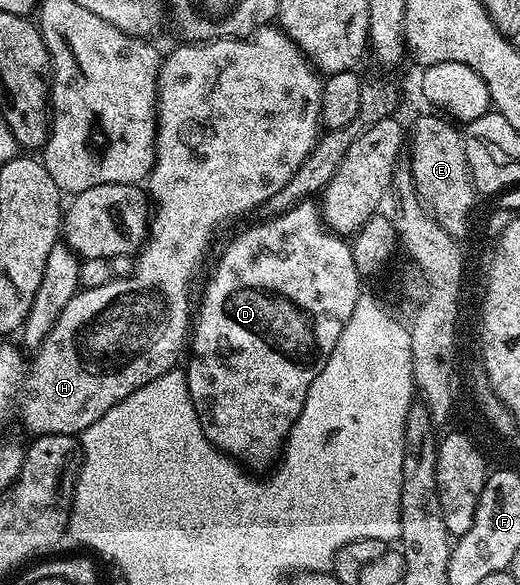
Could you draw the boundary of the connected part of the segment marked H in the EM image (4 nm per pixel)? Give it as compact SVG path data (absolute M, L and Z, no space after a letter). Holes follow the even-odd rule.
M260 27L255 30L254 33L249 37L220 37L218 39L212 39L210 41L200 41L196 40L195 45L179 45L171 54L164 56L162 58L160 67L159 67L159 92L157 94L157 112L155 114L155 161L151 164L151 171L147 174L145 178L145 189L149 194L149 201L155 204L155 214L150 214L149 217L149 232L146 234L145 240L143 241L141 248L138 250L135 260L135 269L133 274L127 277L116 277L114 279L108 280L101 287L93 287L92 289L84 289L76 293L73 299L69 299L69 303L65 303L65 311L61 311L61 315L57 319L57 323L53 327L53 331L49 331L49 335L41 343L41 347L34 354L33 360L30 362L29 371L31 374L27 377L27 382L23 385L23 421L32 429L32 434L42 435L44 433L70 433L72 435L81 435L86 429L89 428L93 423L97 423L97 419L101 419L105 411L109 411L113 408L111 404L111 393L107 393L107 389L111 389L111 373L107 373L107 369L103 369L103 365L99 365L99 361L95 361L95 357L71 357L71 361L67 361L67 353L51 353L51 349L155 349L155 373L165 375L169 370L167 368L167 361L171 361L171 357L177 357L175 355L175 349L178 349L180 352L184 352L185 347L179 344L179 337L182 337L185 341L189 337L189 318L193 313L193 301L191 305L191 280L199 273L199 268L203 265L203 256L207 253L207 248L211 245L211 240L214 239L215 233L219 233L223 228L226 227L230 221L235 221L238 217L243 217L246 213L251 213L255 208L266 206L269 199L273 199L273 195L277 195L279 191L291 179L293 175L297 175L297 171L301 167L301 163L305 163L307 156L313 151L315 142L319 140L321 136L321 118L319 112L321 111L321 95L323 94L323 81L321 80L320 74L316 72L313 68L310 61L307 60L307 57L300 51L299 48L289 38L282 29L278 27ZM55 357L63 357L63 365L39 365L35 361L55 361Z

